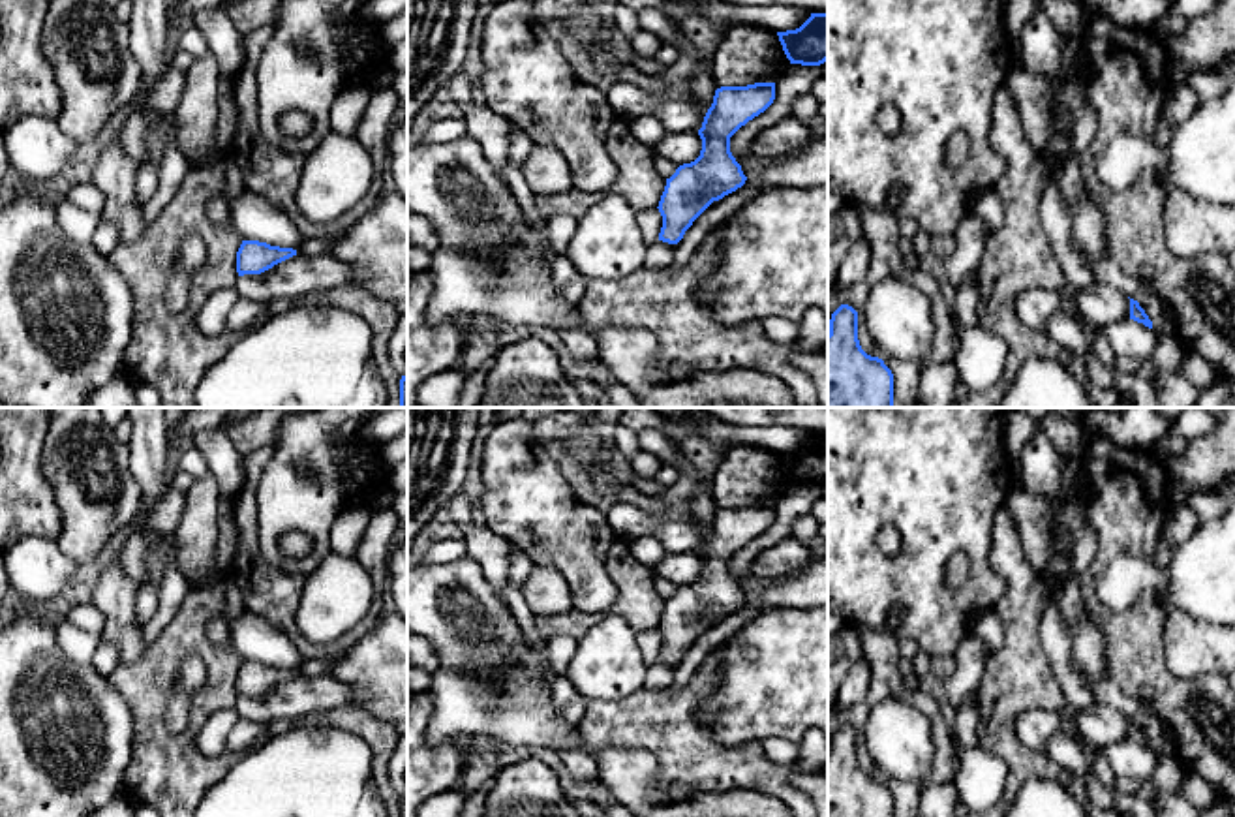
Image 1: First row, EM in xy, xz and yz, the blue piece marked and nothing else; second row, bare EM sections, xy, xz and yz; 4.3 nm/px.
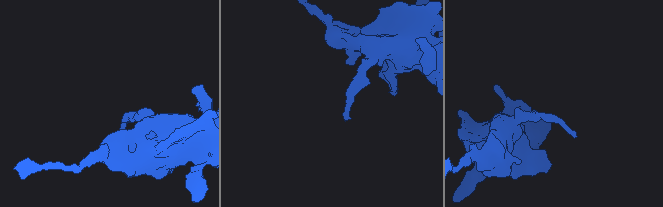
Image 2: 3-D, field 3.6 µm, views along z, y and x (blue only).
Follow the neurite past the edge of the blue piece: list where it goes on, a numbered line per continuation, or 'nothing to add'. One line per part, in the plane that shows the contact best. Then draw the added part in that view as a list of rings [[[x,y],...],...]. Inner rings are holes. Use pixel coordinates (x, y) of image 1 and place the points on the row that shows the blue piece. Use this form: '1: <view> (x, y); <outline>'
nothing to add

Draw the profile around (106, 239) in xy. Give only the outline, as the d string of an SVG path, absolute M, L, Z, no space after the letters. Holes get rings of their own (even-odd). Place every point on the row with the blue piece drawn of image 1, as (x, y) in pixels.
M101 222L96 229L90 242L101 255L109 257L109 254L122 244L118 227L107 222Z

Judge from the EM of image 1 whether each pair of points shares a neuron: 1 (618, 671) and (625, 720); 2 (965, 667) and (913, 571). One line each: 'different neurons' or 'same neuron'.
1: different neurons
2: different neurons

